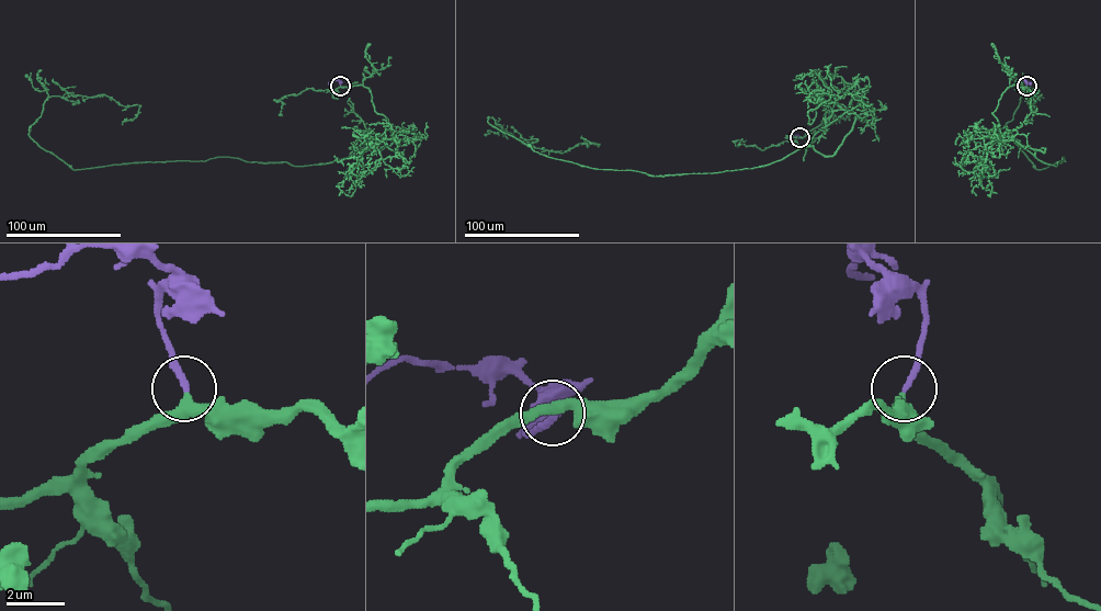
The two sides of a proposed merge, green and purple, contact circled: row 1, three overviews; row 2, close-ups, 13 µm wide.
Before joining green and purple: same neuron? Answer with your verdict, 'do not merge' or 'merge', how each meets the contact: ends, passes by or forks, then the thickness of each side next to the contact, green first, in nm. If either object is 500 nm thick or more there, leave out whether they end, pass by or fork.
merge; green passes by; purple ends there; 320 nm thick on the green side, 200 nm on the other

